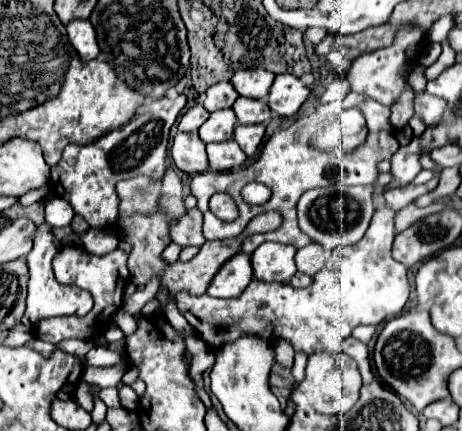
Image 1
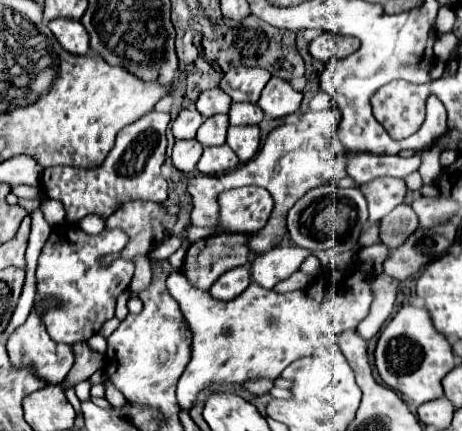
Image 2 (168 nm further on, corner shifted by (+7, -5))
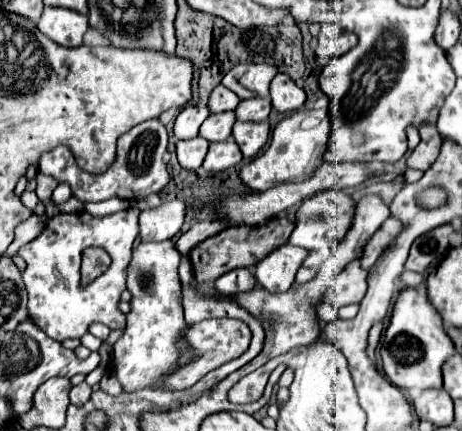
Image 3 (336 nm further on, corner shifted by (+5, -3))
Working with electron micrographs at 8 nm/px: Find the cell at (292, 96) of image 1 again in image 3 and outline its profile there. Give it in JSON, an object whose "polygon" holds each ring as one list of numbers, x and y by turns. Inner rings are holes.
{"polygon":[[283,73,275,75,269,91,271,91,271,105,279,113,297,111,305,103,305,91,297,87,289,75]]}

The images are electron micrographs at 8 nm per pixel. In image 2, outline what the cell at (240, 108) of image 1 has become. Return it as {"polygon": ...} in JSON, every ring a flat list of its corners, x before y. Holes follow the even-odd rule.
{"polygon":[[233,103,229,111,231,125,257,125,263,119,263,111,255,103]]}

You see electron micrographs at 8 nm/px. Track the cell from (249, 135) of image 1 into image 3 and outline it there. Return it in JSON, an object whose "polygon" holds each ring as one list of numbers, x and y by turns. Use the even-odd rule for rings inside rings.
{"polygon":[[237,121,233,125,233,139,239,145,245,159,257,155,259,149,267,143,267,137,269,137,269,123,267,121,261,121,261,123]]}

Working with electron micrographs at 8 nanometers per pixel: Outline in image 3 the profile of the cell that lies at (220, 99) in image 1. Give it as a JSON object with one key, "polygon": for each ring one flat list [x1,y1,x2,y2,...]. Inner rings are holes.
{"polygon":[[217,85,209,95,207,107,211,113,223,113,223,111,233,111,239,105,239,101,241,99,233,91,229,91,223,85]]}

